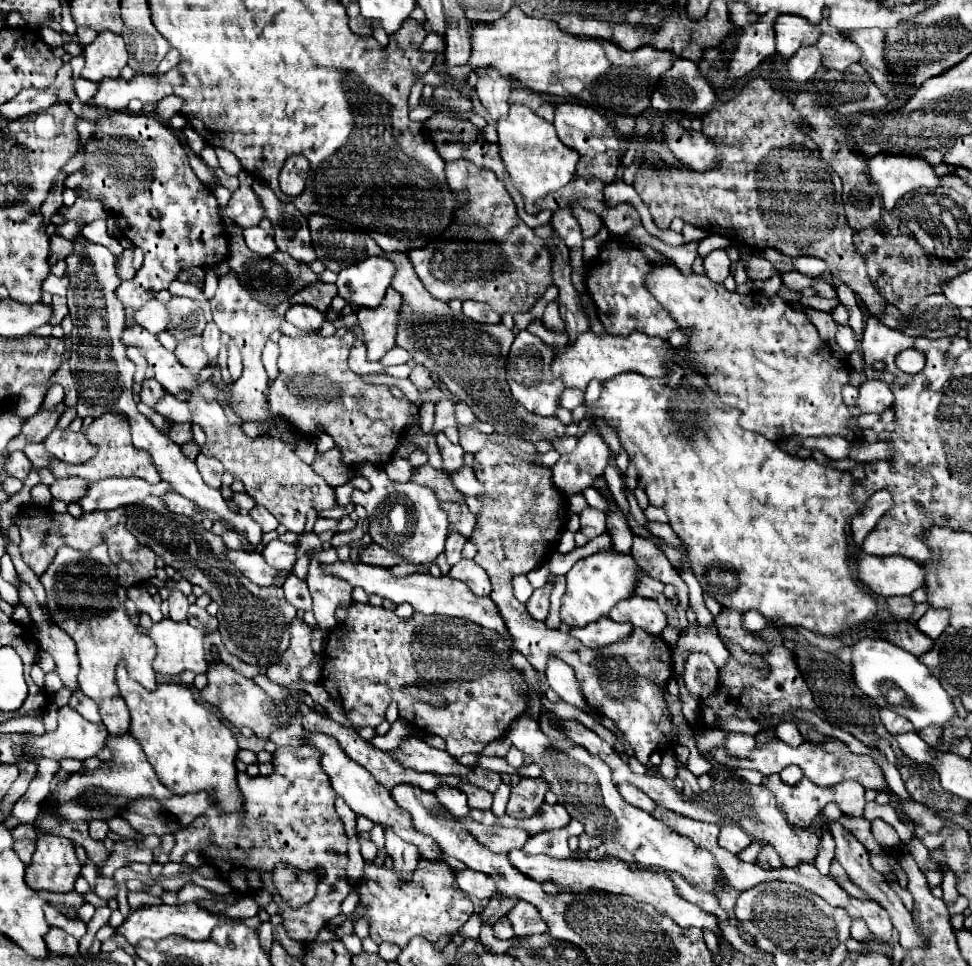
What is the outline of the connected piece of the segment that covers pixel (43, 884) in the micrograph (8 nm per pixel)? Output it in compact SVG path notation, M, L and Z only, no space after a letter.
M40 835L32 863L26 869L26 883L34 889L70 893L78 875L80 861L76 859L74 843L58 835Z

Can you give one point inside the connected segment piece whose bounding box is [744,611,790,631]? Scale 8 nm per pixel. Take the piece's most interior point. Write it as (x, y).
(754, 621)

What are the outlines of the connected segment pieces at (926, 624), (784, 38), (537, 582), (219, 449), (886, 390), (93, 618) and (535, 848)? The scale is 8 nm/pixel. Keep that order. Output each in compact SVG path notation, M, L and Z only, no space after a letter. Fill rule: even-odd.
M928 609L922 617L920 617L920 621L916 623L918 625L918 629L926 635L926 637L930 637L930 639L938 639L942 633L944 633L944 629L948 627L948 611L940 611L940 609Z
M778 15L774 23L776 31L776 51L790 59L800 47L814 45L820 33L816 31L816 25L810 25L806 19L796 15Z
M542 563L542 567L532 569L526 577L528 577L528 581L532 583L532 587L542 587L542 585L546 583L548 575L550 575L550 571L548 571L548 563Z
M194 397L188 401L192 423L206 433L206 443L202 453L206 457L218 459L226 471L244 481L246 493L262 507L266 507L288 531L302 533L306 513L314 507L318 511L338 507L334 501L334 489L306 465L290 445L274 437L248 439L240 427L228 423L222 407L216 401L206 401L204 397Z
M864 381L856 399L856 407L862 413L882 413L892 405L892 391L884 381Z
M60 547L52 567L40 577L52 619L60 629L64 629L78 647L80 659L80 675L78 683L86 697L90 697L100 711L102 723L106 725L110 735L128 733L128 707L124 703L115 683L116 665L124 659L126 669L134 681L138 681L148 691L156 689L156 673L152 669L152 661L156 655L156 645L140 635L136 625L124 611L124 605L118 601L114 589L116 581L112 577L116 567L112 567L106 547L94 547L92 551L76 551L72 547Z
M572 819L566 829L540 833L540 835L530 837L522 851L532 855L534 853L546 853L550 857L572 857L572 851L564 849L564 841L568 841L570 835L580 835L580 833L582 833L582 823Z

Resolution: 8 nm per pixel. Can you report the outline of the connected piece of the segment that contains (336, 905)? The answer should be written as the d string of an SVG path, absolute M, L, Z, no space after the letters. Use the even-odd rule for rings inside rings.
M282 747L274 753L276 771L268 777L248 777L246 773L238 775L238 785L246 795L244 813L220 813L216 807L196 817L188 827L180 829L174 849L170 851L170 861L184 861L188 851L200 853L206 861L218 863L220 859L228 861L236 869L256 871L264 877L264 889L272 895L272 901L278 905L278 915L290 939L298 943L314 941L318 931L328 925L330 919L342 915L342 901L352 891L344 867L346 867L346 835L344 825L334 809L336 793L330 785L328 775L320 765L320 751L314 747ZM276 863L290 863L306 873L316 873L320 877L316 895L310 903L300 909L288 907L282 897L270 885L270 871Z

